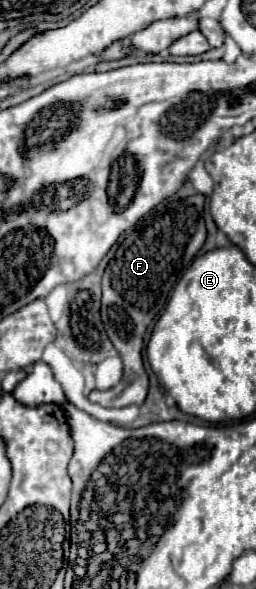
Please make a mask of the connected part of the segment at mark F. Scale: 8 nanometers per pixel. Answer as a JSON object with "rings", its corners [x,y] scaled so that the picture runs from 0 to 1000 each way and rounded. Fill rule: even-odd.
{"rings":[[[758,329],[742,336],[641,340],[523,384],[523,390],[461,418],[453,435],[422,445],[422,455],[398,469],[398,547],[422,574],[438,577],[469,604],[430,604],[383,618],[375,628],[383,662],[352,666],[344,672],[352,683],[383,683],[398,689],[438,686],[477,689],[508,683],[531,683],[547,689],[563,683],[578,666],[578,638],[547,601],[563,567],[578,550],[625,533],[625,523],[648,520],[648,509],[664,506],[664,496],[703,475],[703,469],[742,455],[758,435],[797,418],[805,384],[789,360],[797,360],[789,329]]]}

